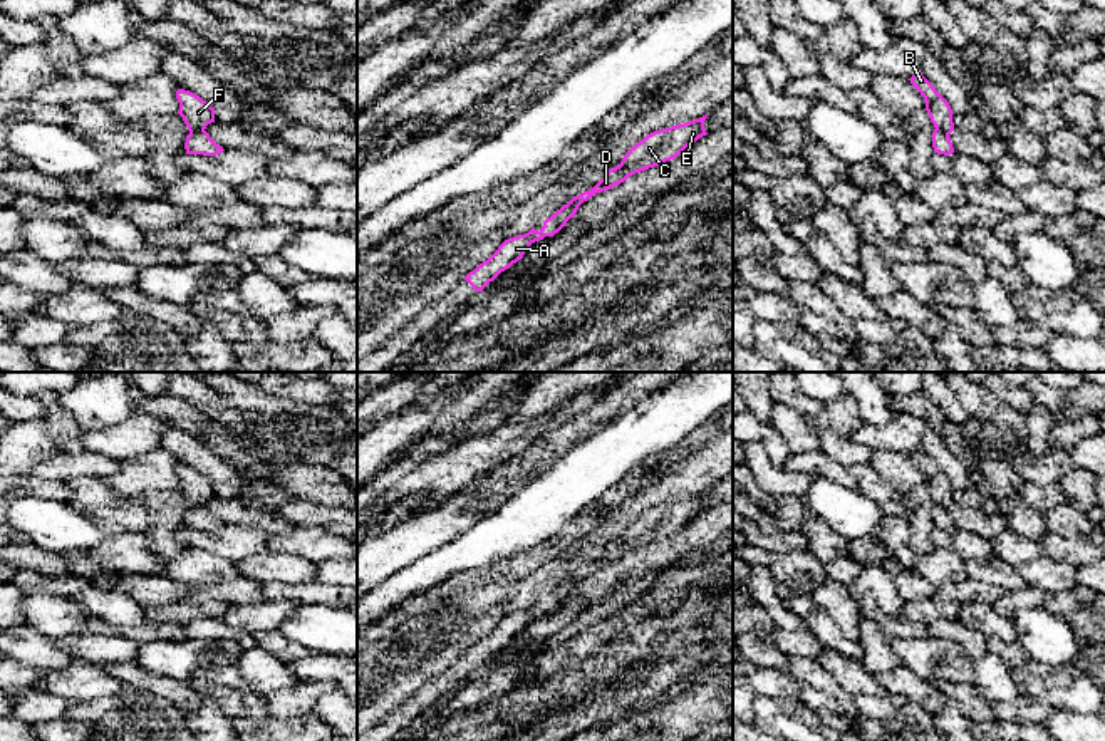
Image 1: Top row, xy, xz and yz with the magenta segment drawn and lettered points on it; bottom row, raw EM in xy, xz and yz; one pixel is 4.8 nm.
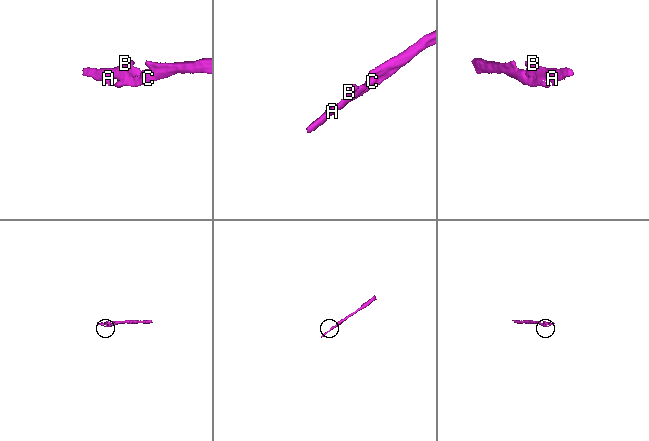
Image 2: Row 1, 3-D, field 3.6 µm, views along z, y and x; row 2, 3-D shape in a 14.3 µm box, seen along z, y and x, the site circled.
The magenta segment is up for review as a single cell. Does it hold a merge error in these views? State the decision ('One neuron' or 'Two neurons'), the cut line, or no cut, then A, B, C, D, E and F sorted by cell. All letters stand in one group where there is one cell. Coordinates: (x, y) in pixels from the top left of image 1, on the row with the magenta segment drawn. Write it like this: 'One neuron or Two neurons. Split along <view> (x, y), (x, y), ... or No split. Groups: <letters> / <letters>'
One neuron. No split. Groups: A B C D E F

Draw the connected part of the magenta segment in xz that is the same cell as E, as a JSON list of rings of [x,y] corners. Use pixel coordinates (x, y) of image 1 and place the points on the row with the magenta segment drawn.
[[[708,114],[699,119],[647,134],[642,141],[632,146],[622,158],[620,164],[609,169],[592,189],[573,196],[567,205],[547,218],[540,231],[532,228],[525,235],[505,240],[498,250],[486,262],[480,263],[473,272],[469,272],[464,280],[473,287],[475,292],[481,292],[501,272],[521,260],[532,243],[558,233],[567,225],[567,221],[575,216],[578,206],[595,193],[610,189],[636,173],[674,159],[687,146],[706,136],[706,117]]]

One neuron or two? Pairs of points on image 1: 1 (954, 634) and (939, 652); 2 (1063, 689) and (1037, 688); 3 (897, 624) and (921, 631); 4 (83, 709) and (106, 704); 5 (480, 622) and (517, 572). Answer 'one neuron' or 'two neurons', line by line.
1: two neurons
2: one neuron
3: one neuron
4: one neuron
5: two neurons

